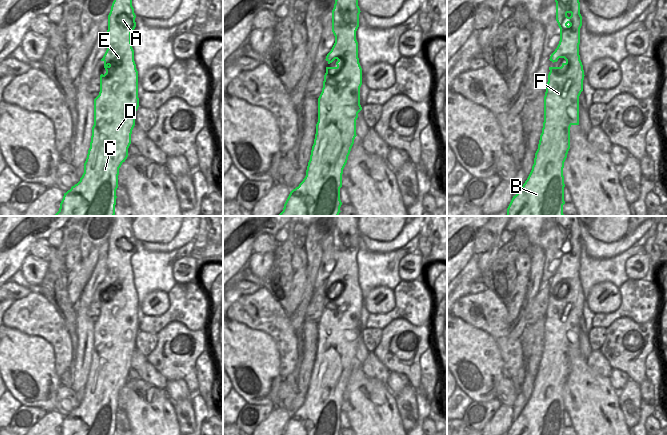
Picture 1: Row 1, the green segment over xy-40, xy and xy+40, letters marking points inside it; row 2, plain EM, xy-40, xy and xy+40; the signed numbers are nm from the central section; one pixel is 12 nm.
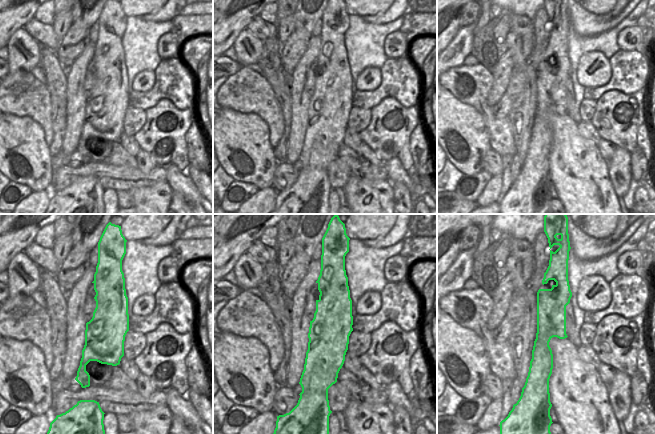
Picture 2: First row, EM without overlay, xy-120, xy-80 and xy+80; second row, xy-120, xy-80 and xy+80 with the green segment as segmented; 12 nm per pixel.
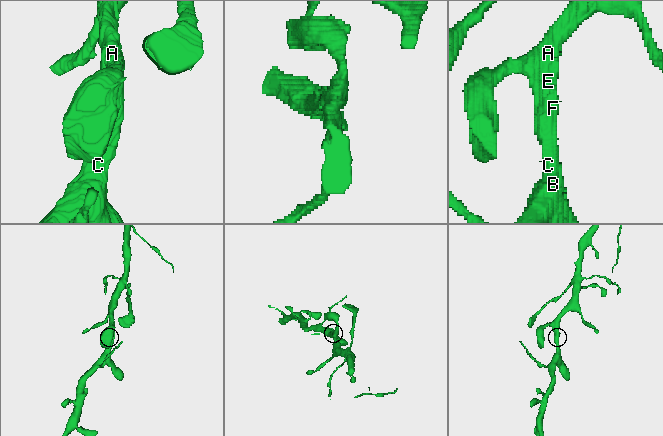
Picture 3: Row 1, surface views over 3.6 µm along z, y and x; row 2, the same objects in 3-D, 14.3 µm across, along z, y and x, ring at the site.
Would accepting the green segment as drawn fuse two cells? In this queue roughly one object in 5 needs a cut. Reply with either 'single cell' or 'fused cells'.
single cell

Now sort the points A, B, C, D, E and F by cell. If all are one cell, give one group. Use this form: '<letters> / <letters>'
A B C D E F

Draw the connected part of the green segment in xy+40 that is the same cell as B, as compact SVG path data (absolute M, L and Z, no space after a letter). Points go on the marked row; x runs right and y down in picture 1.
M555 0L555 2L556 2L556 21L560 28L560 41L555 51L551 54L549 60L554 63L554 62L557 62L559 58L564 58L566 62L562 63L561 67L549 67L550 72L548 74L547 88L546 88L546 92L544 96L544 122L543 122L542 133L540 135L538 149L535 153L534 164L522 188L519 190L519 192L515 196L513 196L507 208L507 216L564 216L563 205L565 204L565 201L564 201L565 184L564 184L563 168L564 168L564 162L567 158L568 151L570 149L570 127L572 125L579 125L579 96L581 92L583 91L583 80L585 75L584 75L583 65L579 55L580 28L582 26L582 16L580 14L580 2L579 0Z

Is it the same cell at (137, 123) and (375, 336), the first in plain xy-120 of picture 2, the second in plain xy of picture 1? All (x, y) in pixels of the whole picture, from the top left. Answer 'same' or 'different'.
same

